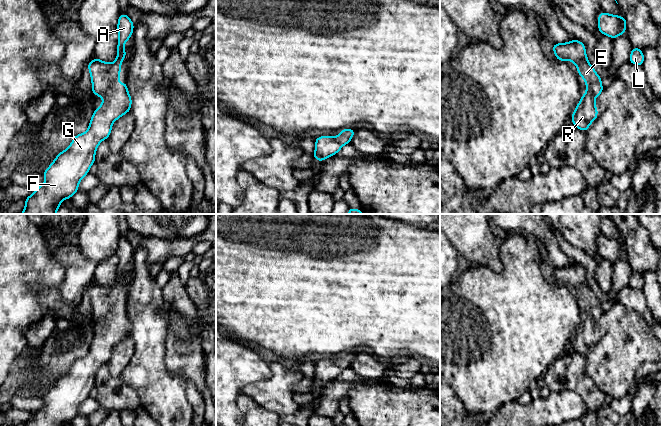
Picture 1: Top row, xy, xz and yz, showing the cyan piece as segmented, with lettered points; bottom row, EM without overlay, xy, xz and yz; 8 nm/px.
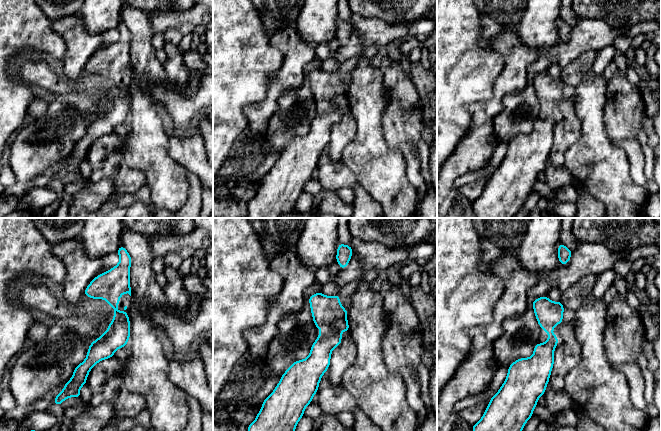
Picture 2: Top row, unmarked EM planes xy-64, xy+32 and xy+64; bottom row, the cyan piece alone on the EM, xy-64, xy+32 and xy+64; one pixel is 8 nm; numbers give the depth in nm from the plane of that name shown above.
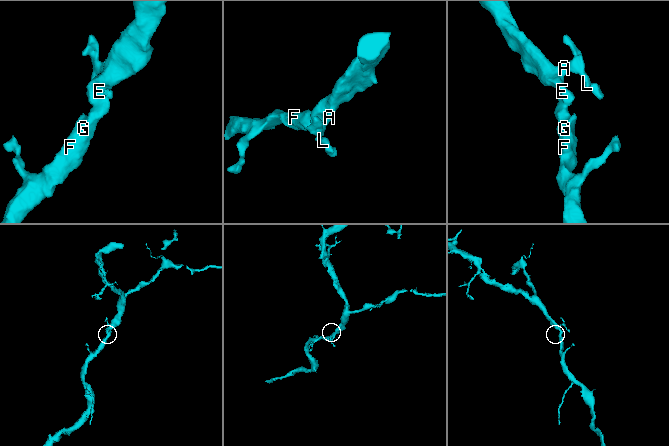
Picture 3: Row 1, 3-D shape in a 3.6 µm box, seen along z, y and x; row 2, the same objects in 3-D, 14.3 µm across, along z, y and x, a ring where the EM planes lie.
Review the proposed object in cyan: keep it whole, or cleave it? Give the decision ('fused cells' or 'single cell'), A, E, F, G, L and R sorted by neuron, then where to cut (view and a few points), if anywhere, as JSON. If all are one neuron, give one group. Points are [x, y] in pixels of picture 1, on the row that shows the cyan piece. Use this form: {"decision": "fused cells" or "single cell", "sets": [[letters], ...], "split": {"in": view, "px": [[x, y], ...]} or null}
{"decision": "single cell", "sets": [["A", "E", "F", "G", "L", "R"]], "split": null}

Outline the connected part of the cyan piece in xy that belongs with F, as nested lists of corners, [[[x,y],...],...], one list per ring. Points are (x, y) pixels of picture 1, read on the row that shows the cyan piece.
[[[120,14],[116,30],[119,34],[117,44],[117,57],[113,63],[93,59],[87,64],[90,72],[91,91],[103,99],[102,104],[95,109],[86,132],[77,134],[67,149],[61,151],[43,172],[44,183],[37,187],[35,192],[25,199],[25,208],[20,214],[56,214],[63,200],[69,199],[79,190],[79,182],[89,173],[90,167],[95,163],[95,154],[99,144],[108,139],[113,123],[124,114],[130,112],[132,98],[127,89],[127,81],[119,82],[121,64],[127,52],[125,43],[133,35],[134,23],[127,14]]]

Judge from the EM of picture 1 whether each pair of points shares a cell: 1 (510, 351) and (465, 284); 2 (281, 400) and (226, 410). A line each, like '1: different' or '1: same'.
1: same
2: different

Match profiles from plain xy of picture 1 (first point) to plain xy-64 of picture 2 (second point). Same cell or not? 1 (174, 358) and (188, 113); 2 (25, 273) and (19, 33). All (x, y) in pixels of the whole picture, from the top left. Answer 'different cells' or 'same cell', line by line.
1: different cells
2: same cell

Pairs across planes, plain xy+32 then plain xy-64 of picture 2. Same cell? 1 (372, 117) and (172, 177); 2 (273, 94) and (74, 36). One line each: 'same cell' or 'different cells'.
1: same cell
2: same cell

